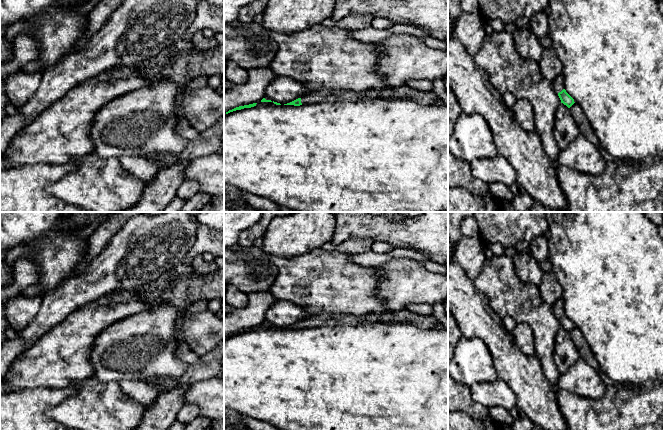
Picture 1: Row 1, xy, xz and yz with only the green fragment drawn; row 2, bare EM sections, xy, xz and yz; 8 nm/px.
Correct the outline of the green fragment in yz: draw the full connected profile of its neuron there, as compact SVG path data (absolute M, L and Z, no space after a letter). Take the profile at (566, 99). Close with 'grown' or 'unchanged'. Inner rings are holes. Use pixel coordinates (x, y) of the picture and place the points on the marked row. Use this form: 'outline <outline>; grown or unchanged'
outline M563 75L557 76L552 82L555 92L558 94L561 103L570 108L575 102L574 99L566 92L564 88Z; grown

